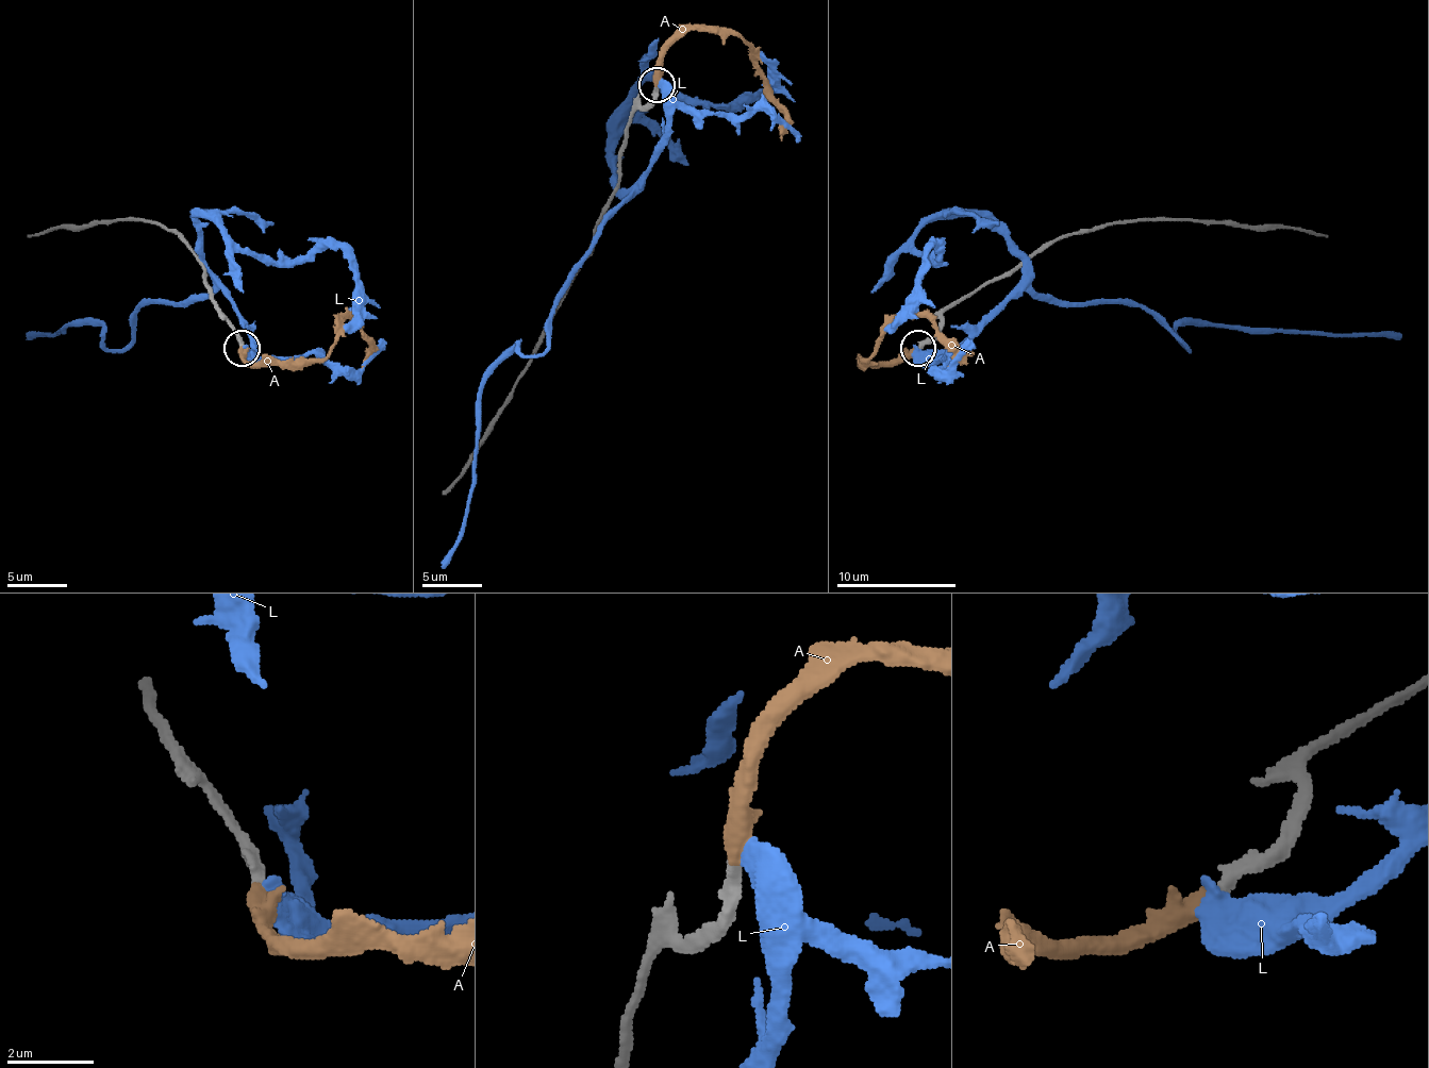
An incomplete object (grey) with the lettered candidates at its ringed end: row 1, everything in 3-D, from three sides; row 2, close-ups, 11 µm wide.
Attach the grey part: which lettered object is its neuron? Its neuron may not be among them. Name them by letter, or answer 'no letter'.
A

